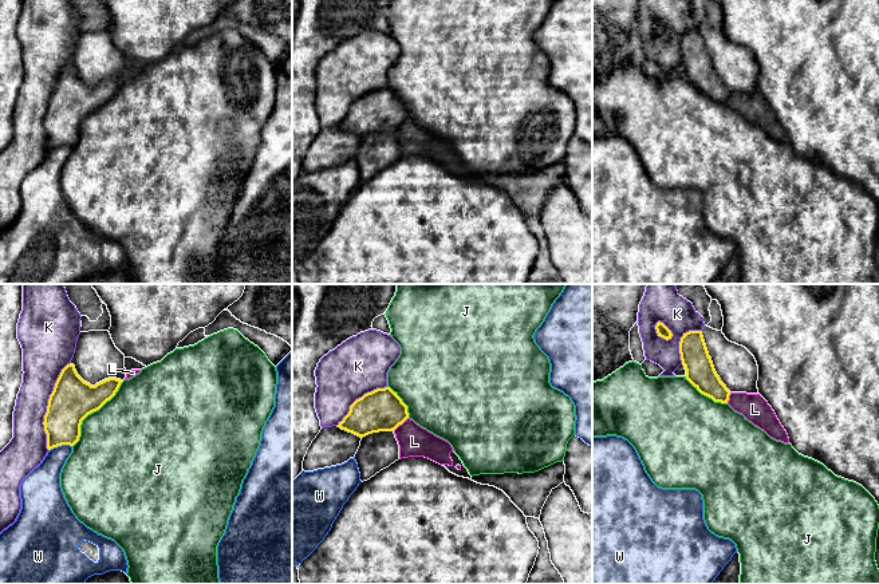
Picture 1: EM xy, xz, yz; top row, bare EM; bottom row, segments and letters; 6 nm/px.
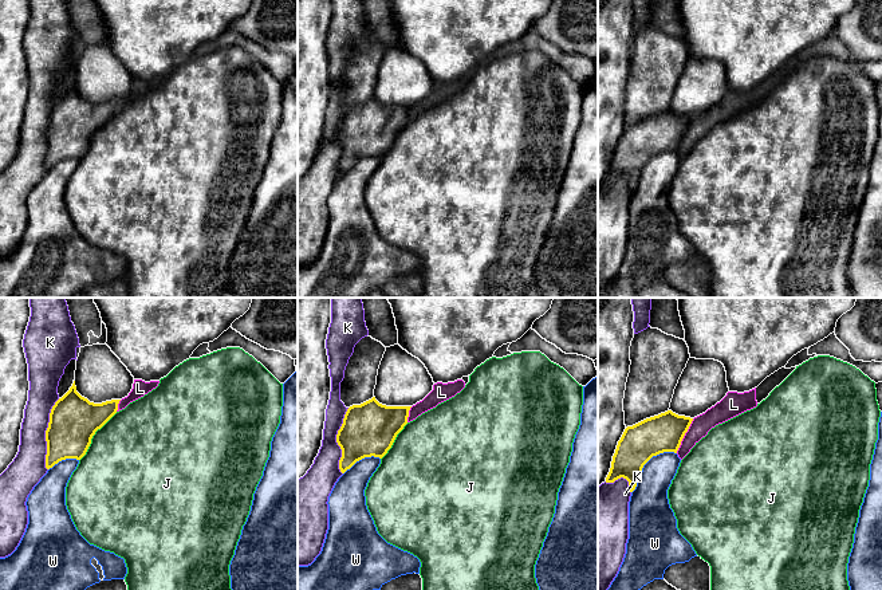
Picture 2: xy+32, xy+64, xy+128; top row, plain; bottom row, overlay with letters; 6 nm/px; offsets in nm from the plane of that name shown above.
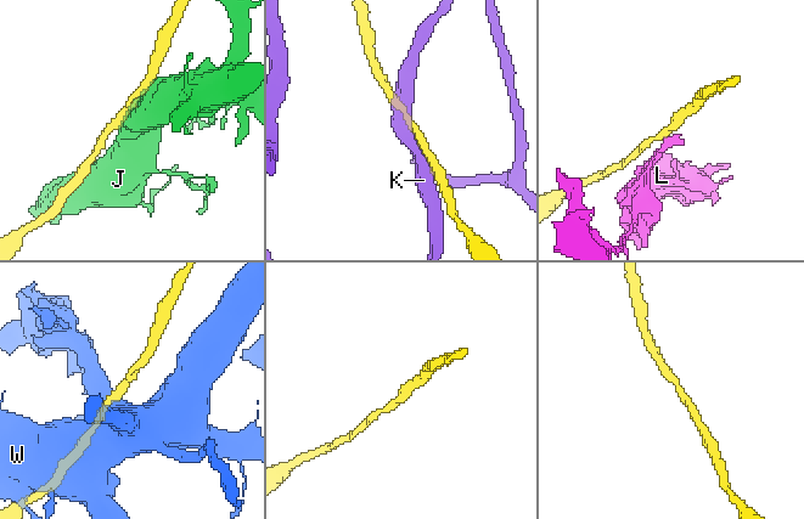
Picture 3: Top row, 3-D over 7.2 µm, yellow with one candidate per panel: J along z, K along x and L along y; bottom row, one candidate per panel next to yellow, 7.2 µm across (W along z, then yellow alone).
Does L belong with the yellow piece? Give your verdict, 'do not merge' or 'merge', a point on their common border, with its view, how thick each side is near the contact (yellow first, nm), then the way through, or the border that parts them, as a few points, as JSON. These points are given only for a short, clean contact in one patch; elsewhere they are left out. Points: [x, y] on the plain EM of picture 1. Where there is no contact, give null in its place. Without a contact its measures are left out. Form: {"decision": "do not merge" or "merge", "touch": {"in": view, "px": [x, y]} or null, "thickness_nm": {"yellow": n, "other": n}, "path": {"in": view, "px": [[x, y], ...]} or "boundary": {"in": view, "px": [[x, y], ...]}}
{"decision": "merge", "touch": {"in": "xz", "px": [401, 123]}, "thickness_nm": {"yellow": 260, "other": 190}, "path": {"in": "xz", "px": [[381, 110], [390, 113], [401, 123], [414, 141]]}}

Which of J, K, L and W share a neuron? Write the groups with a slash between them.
J / K / L / W

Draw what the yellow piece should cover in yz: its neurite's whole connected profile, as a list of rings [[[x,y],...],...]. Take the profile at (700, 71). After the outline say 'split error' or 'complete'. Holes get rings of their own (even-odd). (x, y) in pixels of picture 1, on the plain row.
[[[689,31],[679,42],[679,54],[686,79],[714,102],[728,103],[745,119],[764,130],[770,138],[789,143],[789,138],[774,111],[760,94],[730,92],[717,75],[709,56],[702,31]]]; split error

